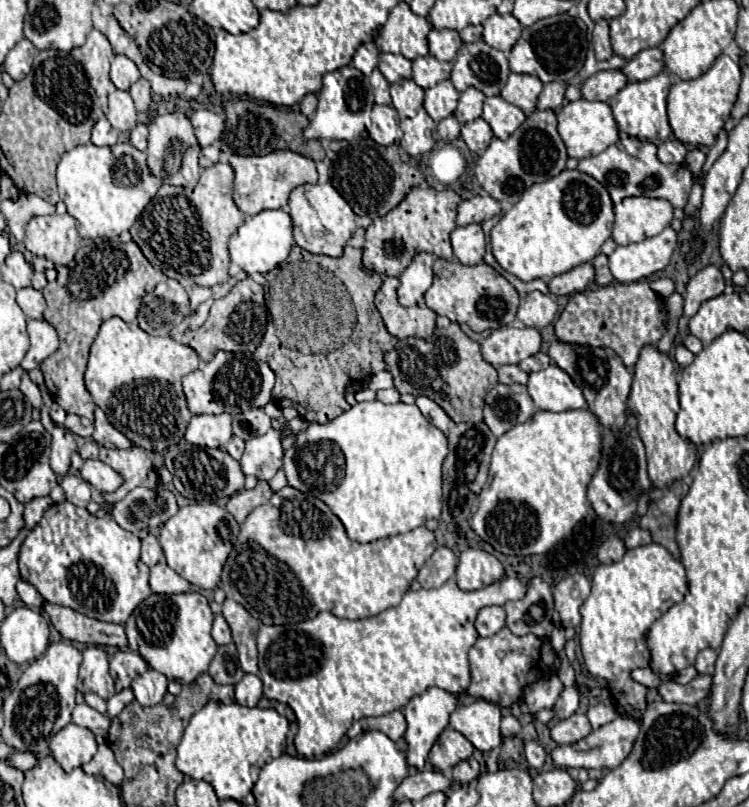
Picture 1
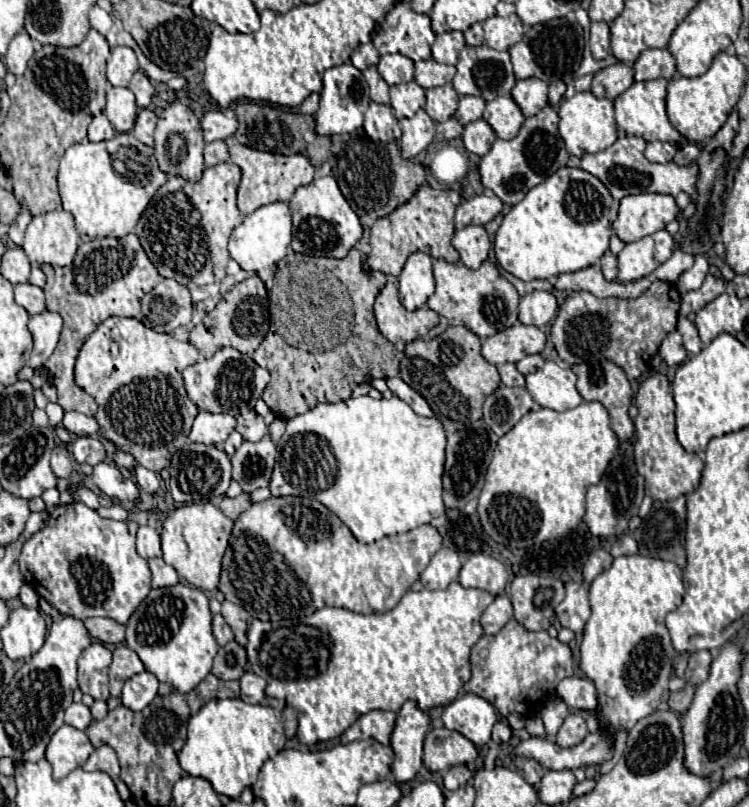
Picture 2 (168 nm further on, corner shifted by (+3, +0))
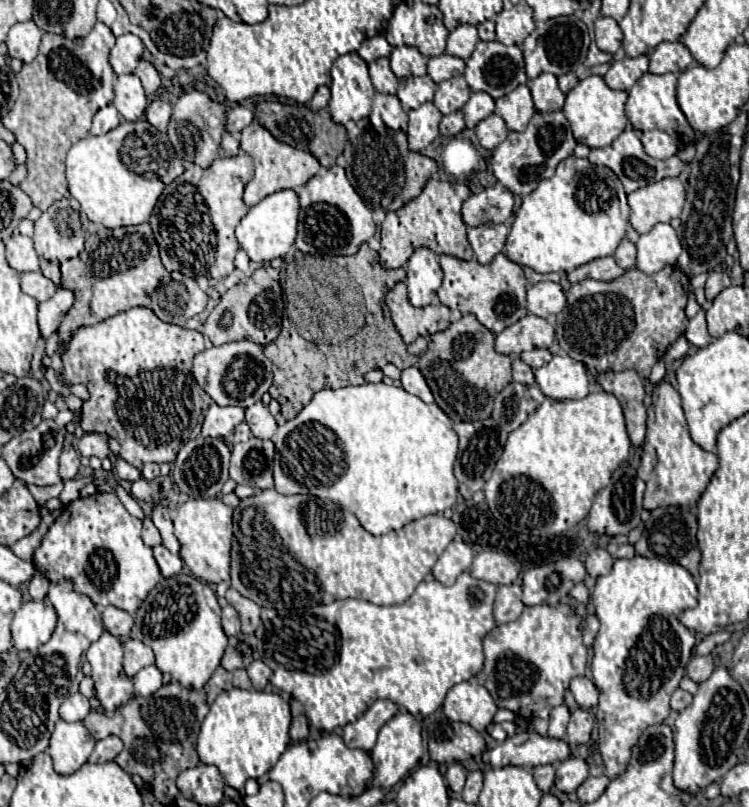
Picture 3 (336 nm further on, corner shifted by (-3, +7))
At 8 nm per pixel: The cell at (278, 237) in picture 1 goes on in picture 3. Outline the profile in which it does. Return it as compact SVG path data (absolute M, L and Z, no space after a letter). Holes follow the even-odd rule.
M293 189L277 191L269 197L265 197L261 203L253 205L249 213L241 219L237 225L237 241L241 249L249 255L251 261L263 263L273 261L277 257L283 257L297 237L297 215L299 215L299 197Z

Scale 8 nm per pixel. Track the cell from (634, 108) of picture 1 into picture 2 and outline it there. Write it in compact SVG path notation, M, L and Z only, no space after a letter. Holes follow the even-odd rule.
M657 78L657 80L647 80L647 82L633 82L623 94L619 94L613 104L615 104L615 122L619 128L623 128L627 134L641 136L647 142L671 142L679 144L683 142L683 136L669 124L669 118L665 114L665 92L667 90L667 80Z

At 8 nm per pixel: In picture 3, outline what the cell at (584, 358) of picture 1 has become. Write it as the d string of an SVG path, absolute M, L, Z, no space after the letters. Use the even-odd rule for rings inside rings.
M621 371L617 373L603 373L599 375L597 383L607 391L613 393L625 413L627 421L627 431L633 447L641 447L645 439L645 423L647 423L647 409L643 405L645 397L645 387L643 381L635 371Z

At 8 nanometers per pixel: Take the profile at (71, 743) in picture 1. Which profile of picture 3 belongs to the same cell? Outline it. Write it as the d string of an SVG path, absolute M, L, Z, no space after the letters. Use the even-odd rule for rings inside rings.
M57 721L55 731L49 739L49 755L53 759L53 767L61 775L75 773L91 755L95 747L93 735L87 727L79 723Z

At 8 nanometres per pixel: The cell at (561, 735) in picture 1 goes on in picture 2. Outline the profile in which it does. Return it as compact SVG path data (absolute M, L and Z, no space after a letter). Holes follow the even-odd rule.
M569 714L563 722L563 726L559 728L557 732L557 744L561 748L569 748L569 746L575 746L579 744L585 736L587 736L587 724L585 724L585 718L581 714Z

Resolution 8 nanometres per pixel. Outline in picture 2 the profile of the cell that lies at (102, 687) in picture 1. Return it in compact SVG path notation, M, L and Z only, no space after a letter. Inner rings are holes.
M93 642L89 648L85 648L79 658L79 676L77 676L79 690L83 694L93 696L95 700L107 700L109 664L111 664L111 652L101 642Z

